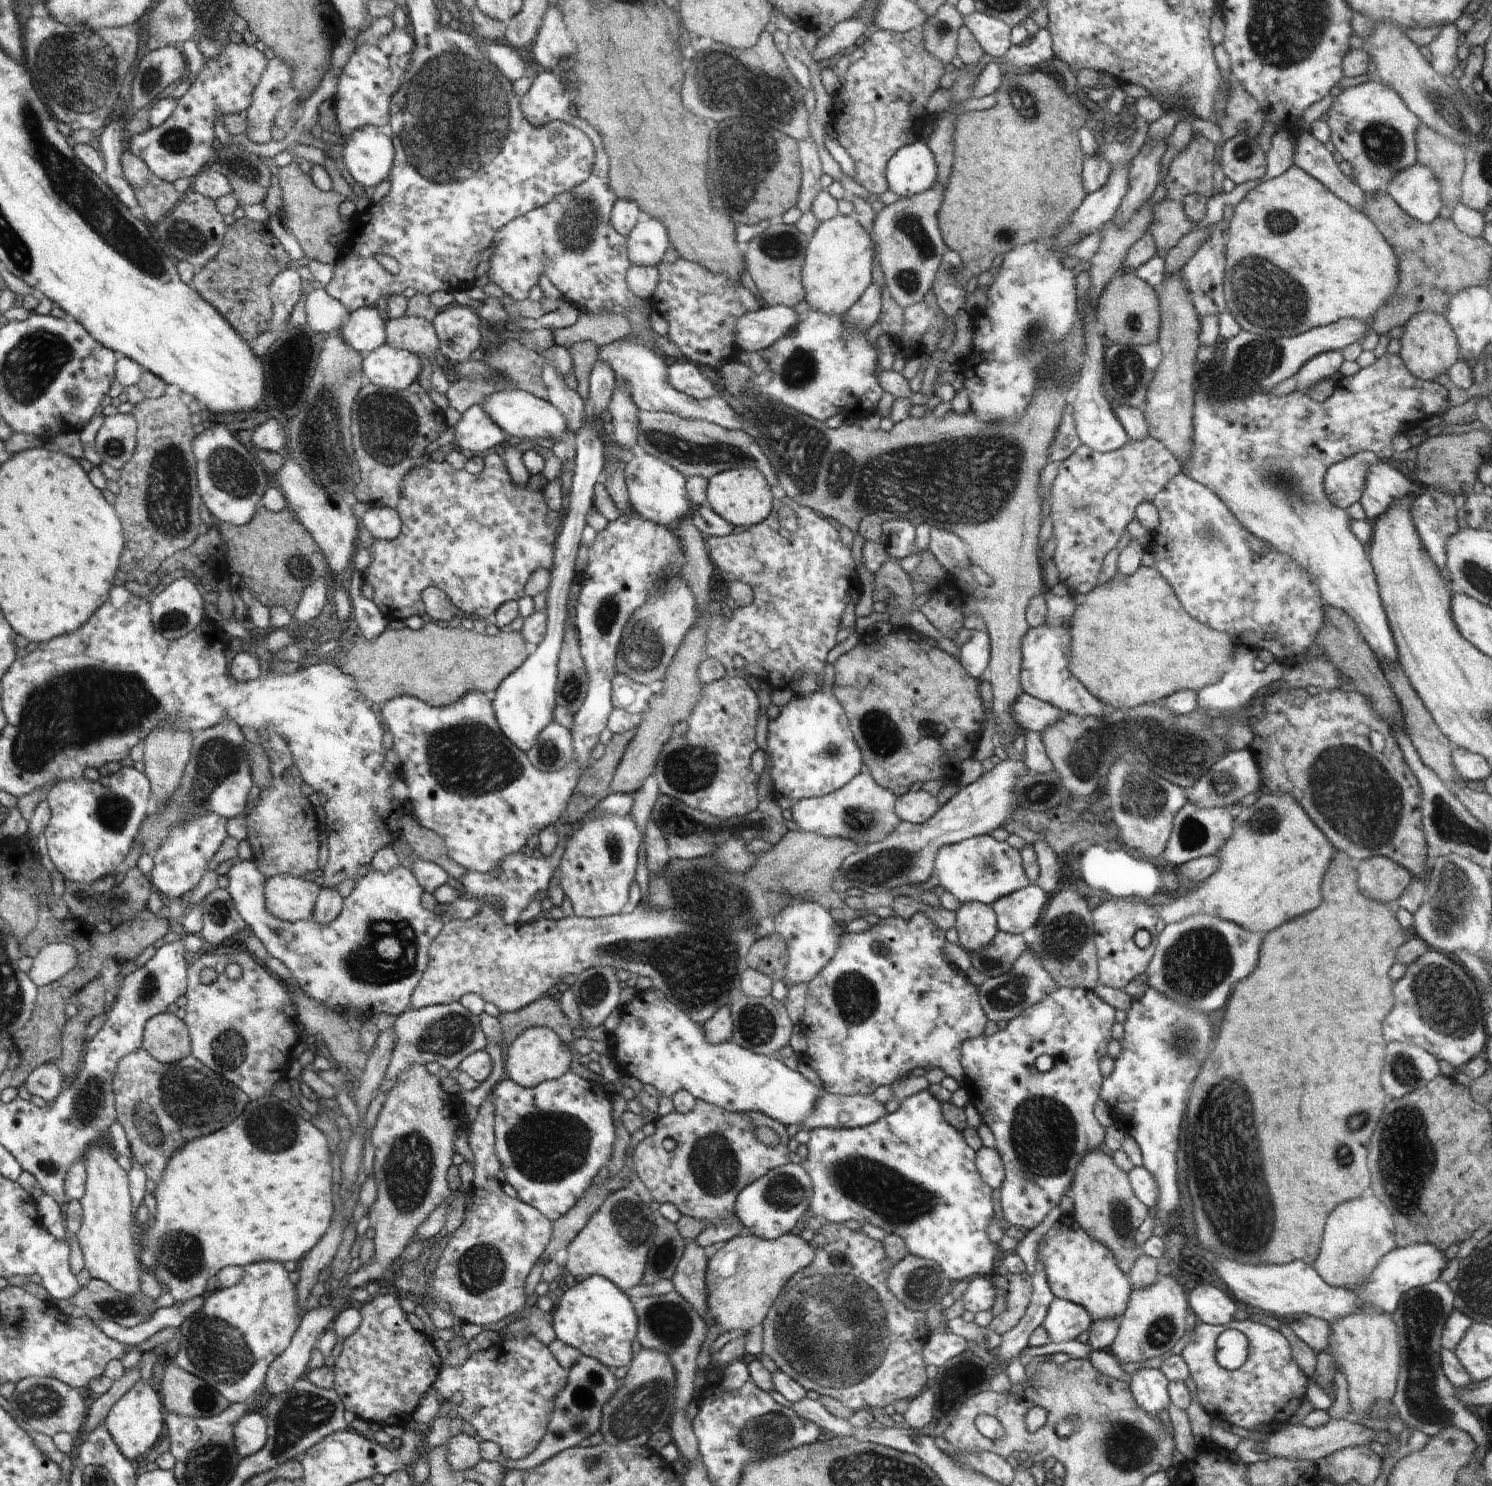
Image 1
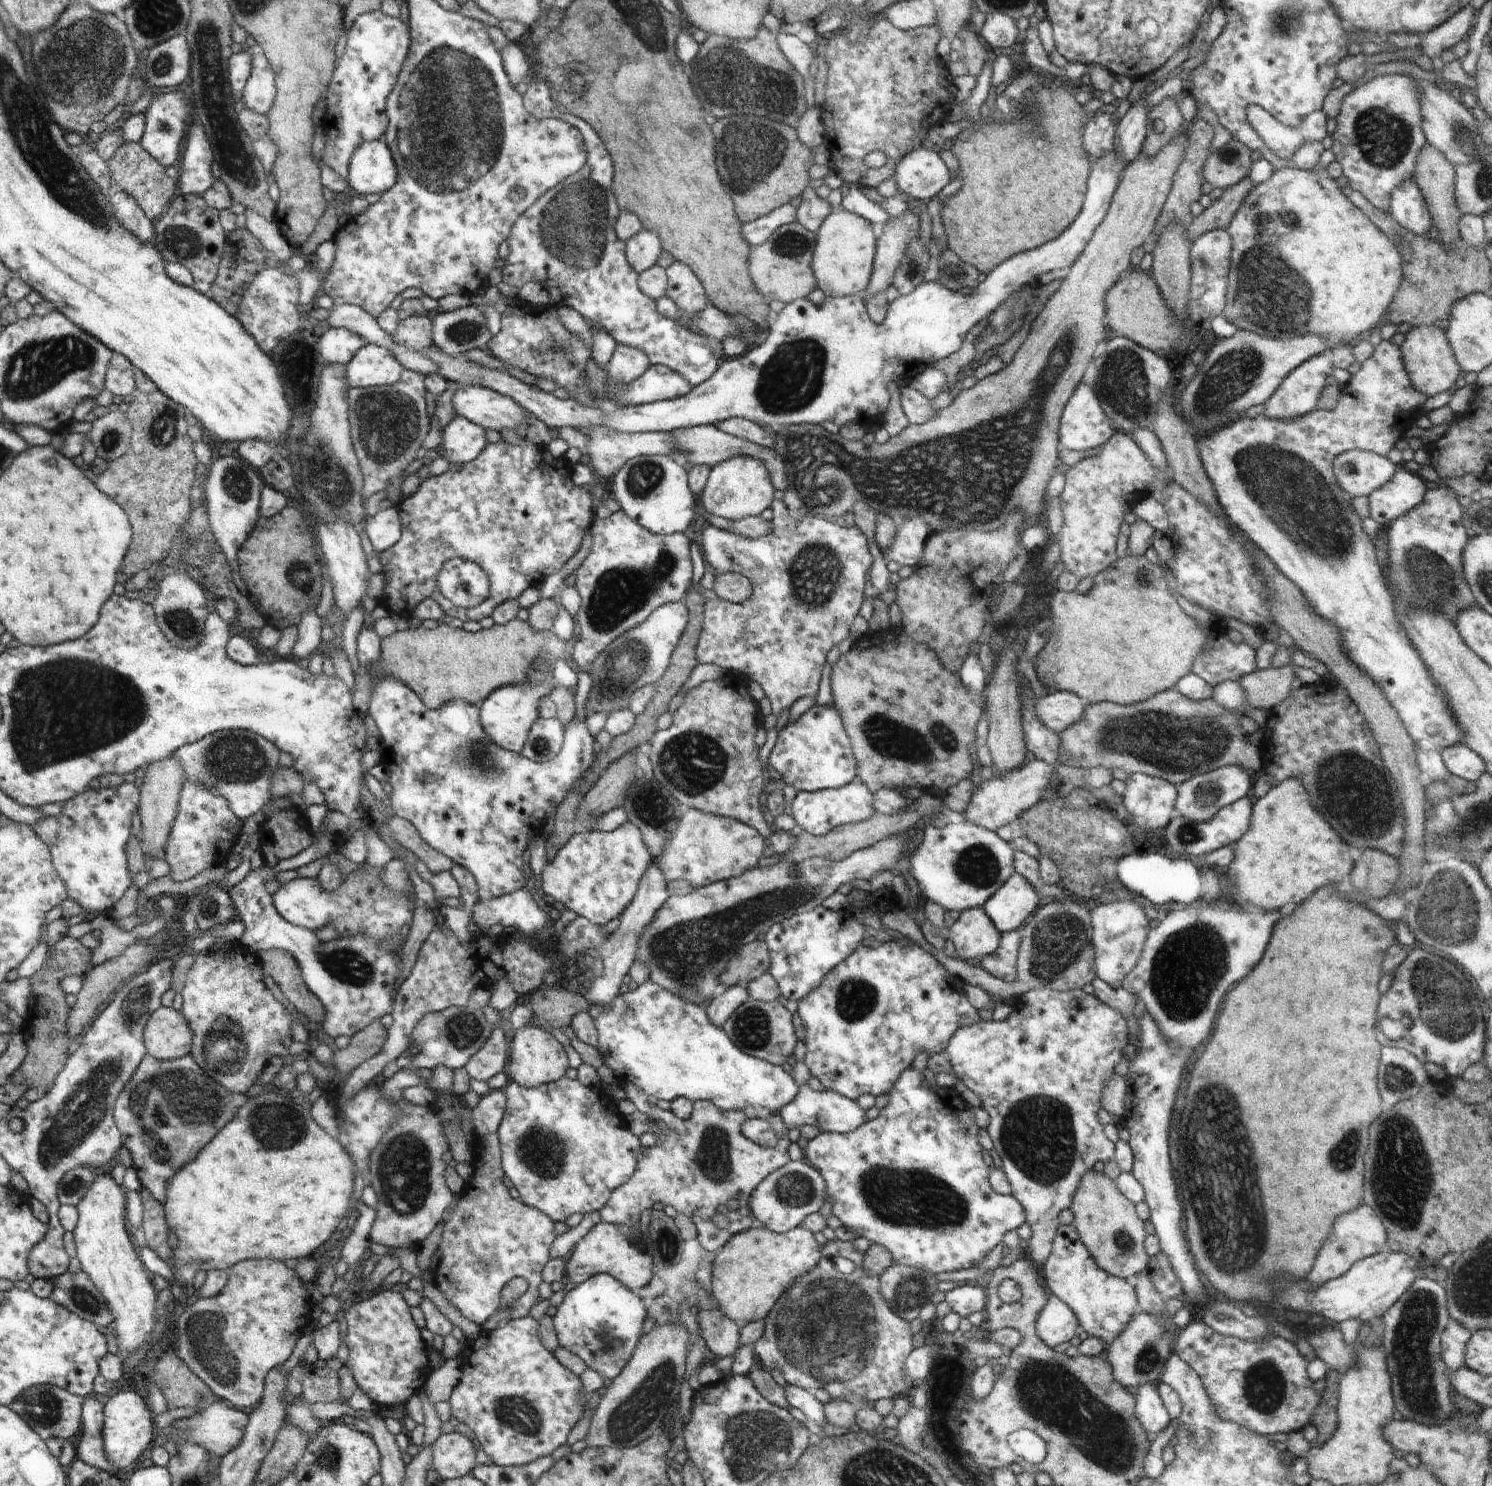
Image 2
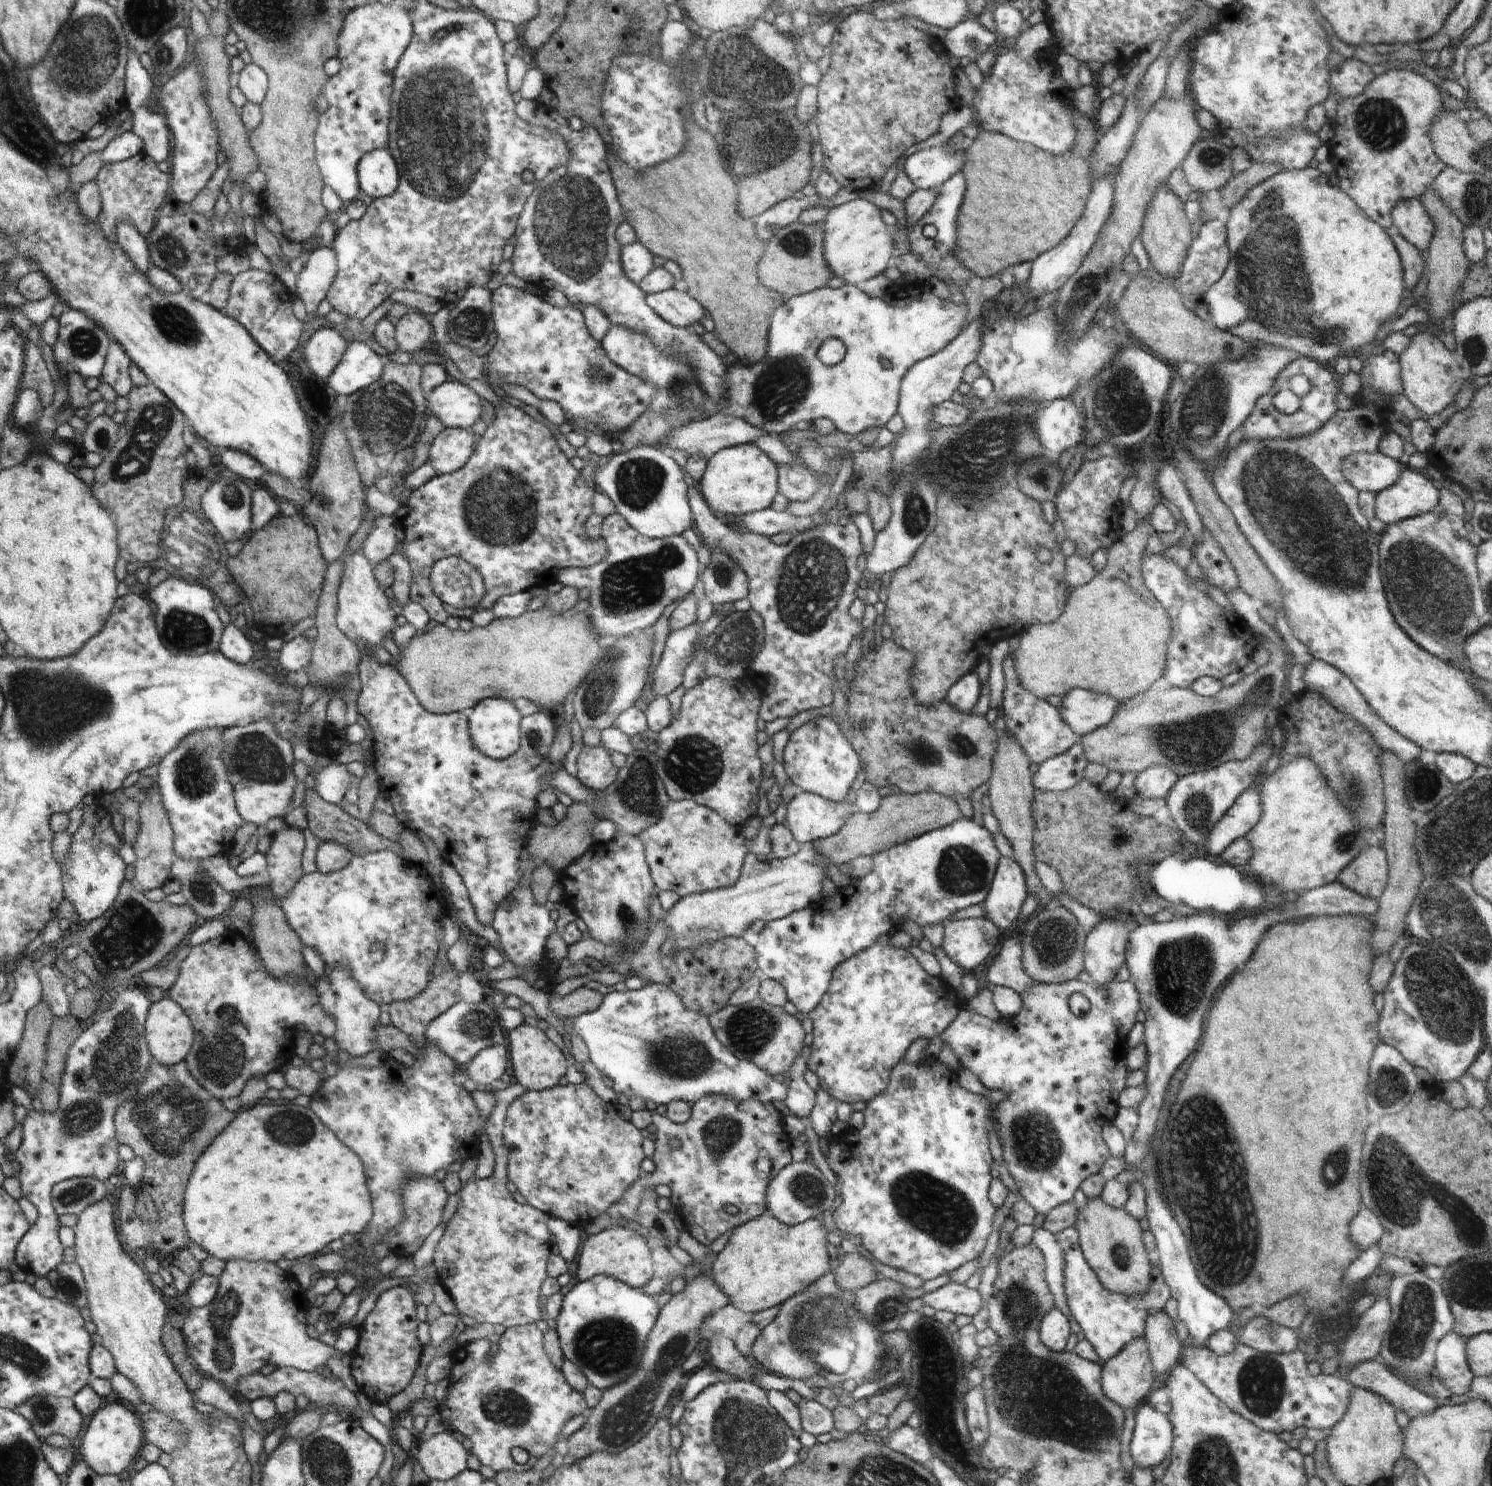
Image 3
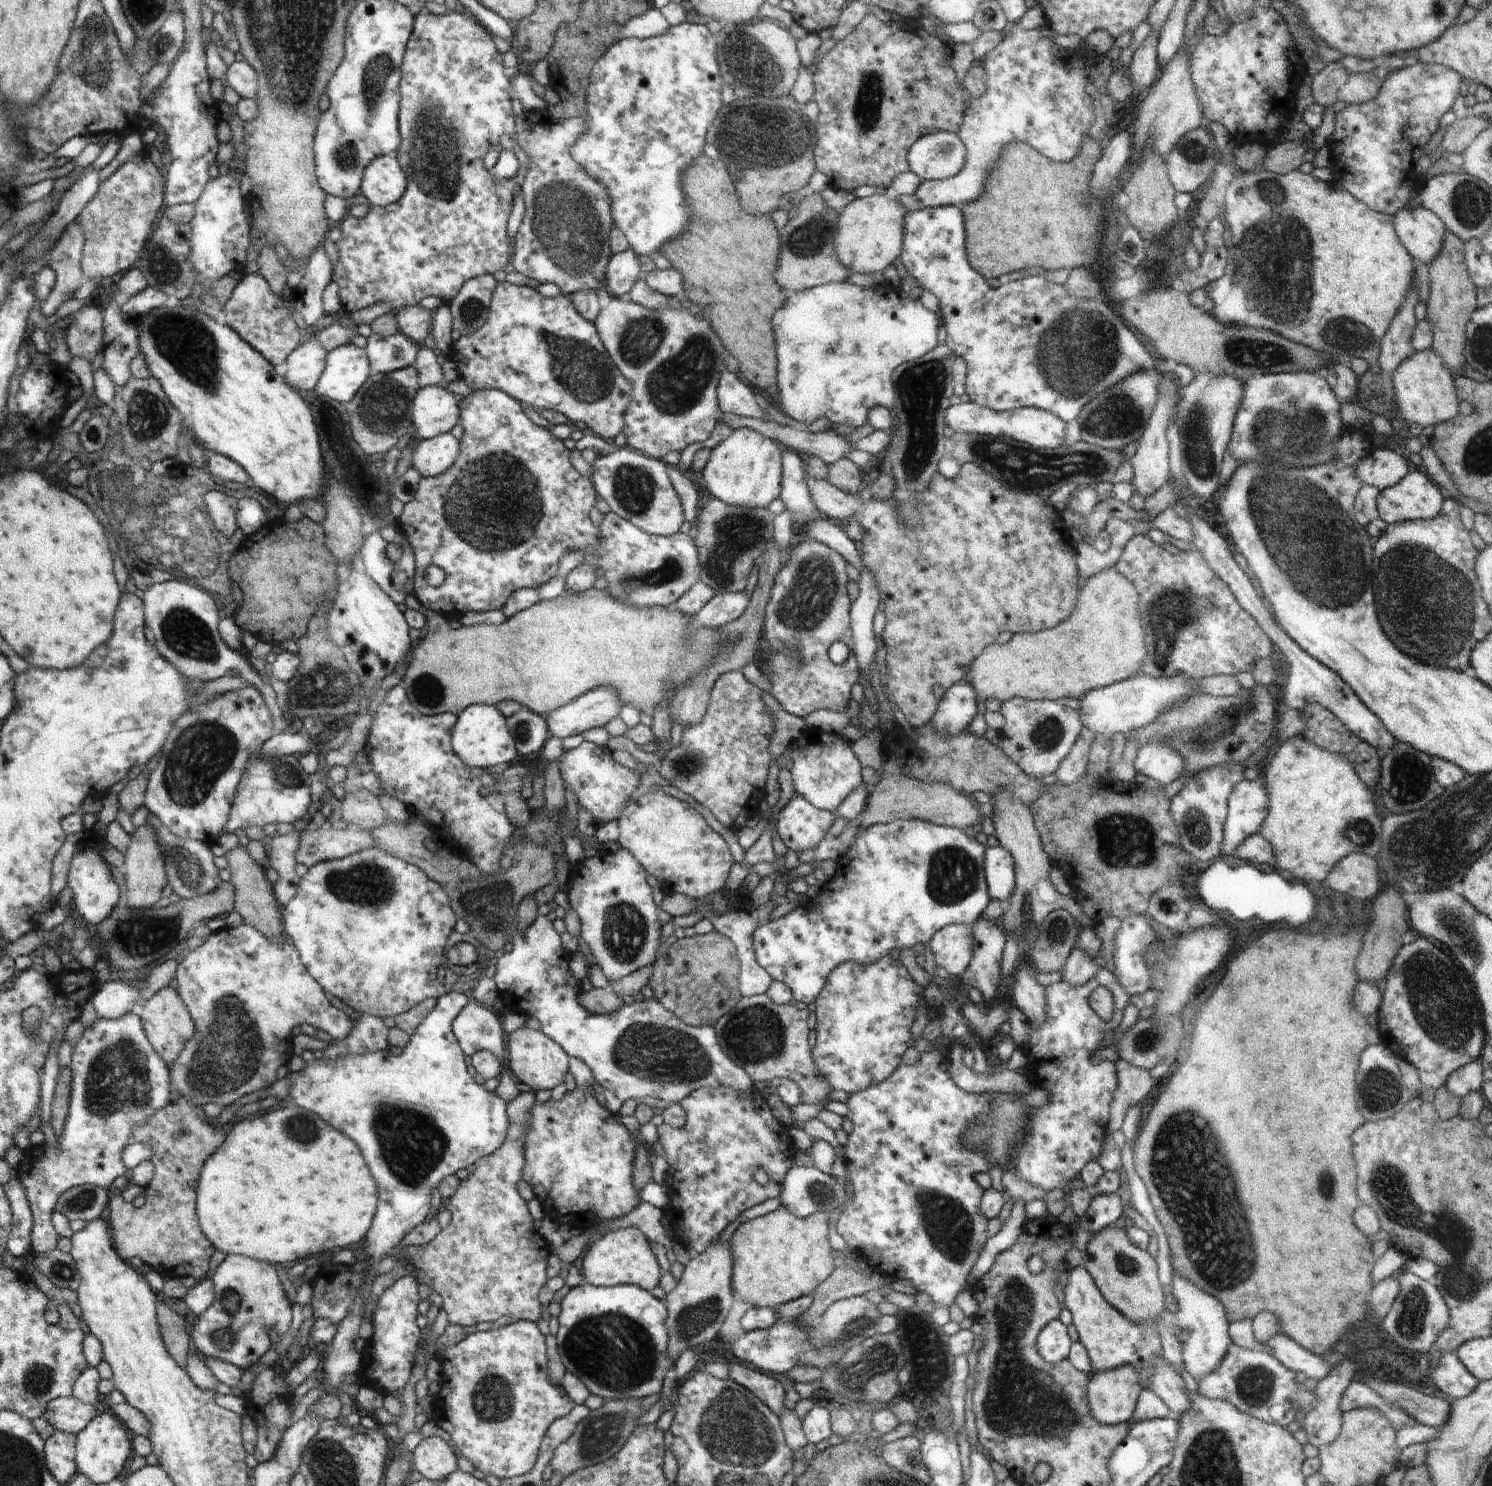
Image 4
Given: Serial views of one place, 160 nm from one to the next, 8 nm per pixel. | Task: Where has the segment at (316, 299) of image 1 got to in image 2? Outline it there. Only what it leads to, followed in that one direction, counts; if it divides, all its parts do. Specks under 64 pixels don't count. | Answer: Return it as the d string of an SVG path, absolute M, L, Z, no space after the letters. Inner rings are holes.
M1115 150L1104 155L1089 171L1083 209L1074 219L1074 222L1055 239L1034 250L1030 250L1030 252L1016 254L1014 258L1001 262L991 273L987 274L983 282L979 282L975 286L972 294L963 296L962 293L955 293L942 286L938 281L924 281L910 294L898 296L891 302L888 305L885 320L881 324L874 323L868 317L861 294L846 295L845 297L826 296L822 304L818 305L808 297L797 298L796 301L787 304L778 314L773 315L766 340L762 344L743 355L733 358L726 357L720 361L720 368L717 372L708 381L704 381L701 385L696 385L690 389L690 392L685 397L633 405L628 408L613 406L612 411L604 411L600 410L598 406L595 406L595 408L583 406L573 397L566 400L560 399L552 395L552 393L544 392L536 385L520 381L520 379L509 375L506 371L489 369L469 361L465 353L450 356L442 352L434 344L420 352L409 351L394 343L390 334L380 328L377 319L356 305L341 304L335 307L332 306L326 322L331 327L346 327L361 336L368 344L381 346L389 350L405 369L412 369L426 376L442 375L455 388L466 388L472 385L486 387L513 398L534 419L542 420L553 432L556 432L562 426L572 426L572 428L579 429L596 425L625 433L655 433L660 431L668 433L684 427L716 425L717 422L726 421L730 417L742 417L757 423L761 427L768 424L773 428L774 433L792 425L821 425L825 420L830 420L830 422L834 422L836 426L840 427L850 422L861 425L868 424L868 426L876 423L882 426L883 414L886 412L890 400L886 384L895 381L898 376L908 381L912 380L921 372L924 372L925 368L930 367L934 362L938 362L940 358L956 352L962 346L962 342L964 342L970 328L978 324L980 320L988 318L989 314L1000 307L1003 301L1010 299L1013 293L1030 284L1039 274L1046 273L1049 270L1068 268L1068 266L1071 267L1074 264L1087 242L1092 238L1097 226L1104 220L1114 191L1118 186L1120 172L1122 172L1122 168L1115 155Z

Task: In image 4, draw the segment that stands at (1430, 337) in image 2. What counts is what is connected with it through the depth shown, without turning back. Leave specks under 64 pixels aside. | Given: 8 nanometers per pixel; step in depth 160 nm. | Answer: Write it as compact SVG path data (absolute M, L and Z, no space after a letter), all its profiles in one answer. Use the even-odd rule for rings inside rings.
M1432 347L1423 351L1414 351L1404 358L1393 372L1393 386L1395 388L1394 407L1399 416L1404 418L1406 427L1413 423L1422 428L1432 424L1436 426L1438 422L1446 422L1459 414L1460 397L1455 391L1452 371Z

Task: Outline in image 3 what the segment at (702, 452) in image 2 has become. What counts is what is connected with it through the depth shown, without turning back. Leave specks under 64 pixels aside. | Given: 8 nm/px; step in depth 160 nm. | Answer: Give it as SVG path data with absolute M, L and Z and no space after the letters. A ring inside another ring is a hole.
M799 461L793 465L782 465L780 468L780 487L788 501L805 501L814 498L822 484L821 479L816 478Z

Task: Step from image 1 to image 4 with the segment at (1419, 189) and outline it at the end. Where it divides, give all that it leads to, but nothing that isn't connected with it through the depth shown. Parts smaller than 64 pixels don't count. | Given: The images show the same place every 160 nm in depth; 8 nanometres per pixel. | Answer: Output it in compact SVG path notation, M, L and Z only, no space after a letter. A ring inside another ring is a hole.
M1421 204L1401 208L1393 216L1397 237L1413 260L1428 265L1441 250L1445 226L1431 210Z

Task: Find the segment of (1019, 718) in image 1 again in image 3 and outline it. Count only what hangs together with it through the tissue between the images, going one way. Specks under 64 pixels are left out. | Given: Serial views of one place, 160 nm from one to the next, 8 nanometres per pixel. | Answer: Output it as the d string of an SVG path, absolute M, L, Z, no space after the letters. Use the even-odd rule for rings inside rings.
M1069 690L1061 696L1062 704L1058 708L1062 720L1077 734L1079 737L1089 732L1096 732L1102 725L1109 723L1111 718L1116 714L1118 705L1122 704L1113 696L1090 692L1089 690Z

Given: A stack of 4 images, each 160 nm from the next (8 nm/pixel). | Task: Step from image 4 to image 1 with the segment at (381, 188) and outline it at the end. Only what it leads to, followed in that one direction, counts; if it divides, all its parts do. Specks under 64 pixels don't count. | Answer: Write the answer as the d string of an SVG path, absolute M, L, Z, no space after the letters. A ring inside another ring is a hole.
M374 125L358 129L342 145L342 162L352 178L367 191L392 176L396 147L387 129Z

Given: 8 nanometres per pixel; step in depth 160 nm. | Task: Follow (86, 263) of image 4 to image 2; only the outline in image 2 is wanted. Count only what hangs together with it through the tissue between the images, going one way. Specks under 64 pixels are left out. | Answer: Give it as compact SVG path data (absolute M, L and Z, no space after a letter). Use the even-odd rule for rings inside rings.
M139 142L124 144L113 153L112 160L107 165L111 169L112 184L122 187L125 193L132 195L152 223L162 214L172 196L176 196L176 182Z

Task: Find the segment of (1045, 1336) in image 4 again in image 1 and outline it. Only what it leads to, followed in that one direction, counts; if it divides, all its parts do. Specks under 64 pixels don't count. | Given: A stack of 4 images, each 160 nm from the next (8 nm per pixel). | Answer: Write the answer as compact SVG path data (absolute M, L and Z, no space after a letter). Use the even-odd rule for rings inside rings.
M1054 1297L1041 1325L1051 1342L1066 1342L1089 1330L1092 1321L1091 1314L1082 1305Z

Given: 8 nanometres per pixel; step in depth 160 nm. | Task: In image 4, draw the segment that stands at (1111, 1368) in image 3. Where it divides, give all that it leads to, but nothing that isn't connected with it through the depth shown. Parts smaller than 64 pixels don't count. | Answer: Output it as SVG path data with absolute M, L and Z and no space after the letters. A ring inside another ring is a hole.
M1130 1365L1096 1371L1087 1386L1088 1406L1102 1424L1131 1423L1137 1398L1143 1389L1136 1371Z

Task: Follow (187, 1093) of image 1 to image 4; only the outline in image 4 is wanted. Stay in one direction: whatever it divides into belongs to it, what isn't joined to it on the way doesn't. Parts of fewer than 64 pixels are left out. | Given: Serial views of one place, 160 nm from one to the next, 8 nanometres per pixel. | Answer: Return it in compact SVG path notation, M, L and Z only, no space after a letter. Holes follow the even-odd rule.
M177 1094L174 1102L169 1102L165 1108L158 1109L145 1124L136 1132L136 1141L145 1144L151 1152L154 1166L153 1178L144 1188L146 1201L141 1207L134 1207L126 1202L121 1195L109 1200L105 1216L114 1229L114 1246L122 1258L141 1258L151 1270L158 1272L164 1278L178 1279L183 1276L193 1276L197 1281L206 1276L210 1266L210 1256L214 1254L214 1244L204 1236L200 1230L197 1217L196 1189L199 1174L206 1159L220 1148L228 1132L210 1122L210 1118L203 1113L202 1107L193 1105L182 1095Z

